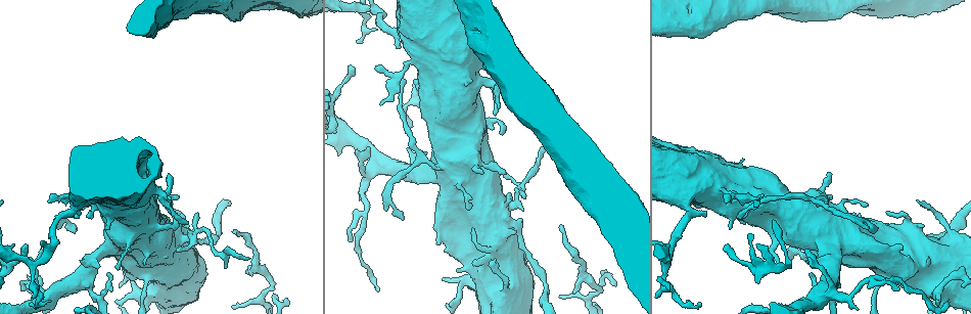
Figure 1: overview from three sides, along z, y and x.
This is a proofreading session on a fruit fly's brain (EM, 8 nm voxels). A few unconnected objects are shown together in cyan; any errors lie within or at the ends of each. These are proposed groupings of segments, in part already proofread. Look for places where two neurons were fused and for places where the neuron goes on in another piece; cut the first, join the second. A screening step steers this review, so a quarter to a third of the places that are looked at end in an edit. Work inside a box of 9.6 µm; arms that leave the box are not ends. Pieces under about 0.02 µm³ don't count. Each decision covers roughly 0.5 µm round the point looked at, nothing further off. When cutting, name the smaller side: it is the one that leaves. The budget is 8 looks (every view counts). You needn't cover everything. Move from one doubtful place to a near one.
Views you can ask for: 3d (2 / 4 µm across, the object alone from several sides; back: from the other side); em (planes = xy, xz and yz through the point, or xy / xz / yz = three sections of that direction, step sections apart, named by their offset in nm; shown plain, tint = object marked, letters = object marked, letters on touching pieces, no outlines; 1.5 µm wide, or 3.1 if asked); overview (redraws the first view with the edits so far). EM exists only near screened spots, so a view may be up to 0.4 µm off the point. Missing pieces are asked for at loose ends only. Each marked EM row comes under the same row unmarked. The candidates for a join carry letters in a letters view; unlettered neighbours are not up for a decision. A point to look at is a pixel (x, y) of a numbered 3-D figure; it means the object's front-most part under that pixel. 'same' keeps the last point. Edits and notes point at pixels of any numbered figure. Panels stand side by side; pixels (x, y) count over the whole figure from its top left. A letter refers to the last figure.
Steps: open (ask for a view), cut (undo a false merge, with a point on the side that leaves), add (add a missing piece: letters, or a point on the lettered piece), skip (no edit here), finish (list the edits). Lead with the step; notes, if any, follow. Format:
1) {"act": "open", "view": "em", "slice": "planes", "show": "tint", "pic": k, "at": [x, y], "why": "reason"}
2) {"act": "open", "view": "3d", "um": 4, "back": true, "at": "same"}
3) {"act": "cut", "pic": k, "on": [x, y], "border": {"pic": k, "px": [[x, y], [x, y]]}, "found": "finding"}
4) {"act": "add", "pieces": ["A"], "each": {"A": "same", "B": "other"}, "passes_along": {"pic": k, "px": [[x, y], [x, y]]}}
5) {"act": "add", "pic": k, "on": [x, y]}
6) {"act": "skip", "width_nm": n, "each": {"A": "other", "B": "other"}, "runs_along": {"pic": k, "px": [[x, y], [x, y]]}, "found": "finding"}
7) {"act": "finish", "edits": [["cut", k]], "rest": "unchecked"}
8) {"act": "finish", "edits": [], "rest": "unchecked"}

{"act": "open", "view": "em", "slice": "yz", "step": 8, "show": "letters", "pic": 1, "at": [457, 272], "why": "thick end"}

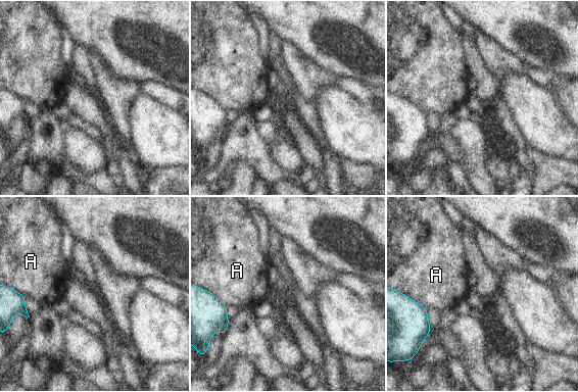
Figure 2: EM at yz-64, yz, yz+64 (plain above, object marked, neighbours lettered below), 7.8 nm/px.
{"act": "open", "view": "em", "slice": "planes", "show": "letters", "at": "same"}

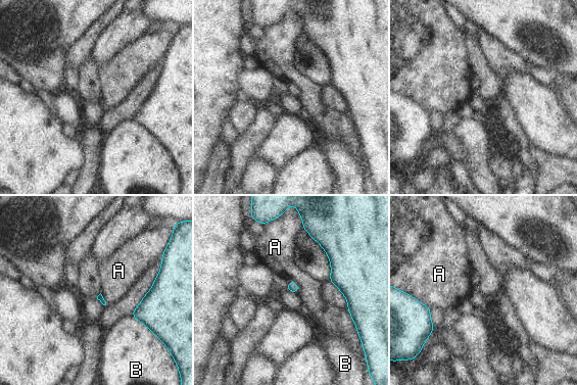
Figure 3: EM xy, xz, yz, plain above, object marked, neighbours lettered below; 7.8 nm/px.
{"act": "skip", "each": {"A": "other", "B": "other"}, "border": {"pic": 3, "px": [[346, 309], [355, 324]]}, "found": "no lettered piece goes on from it"}

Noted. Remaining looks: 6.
{"act": "open", "view": "3d", "um": 2, "pic": 1, "at": [400, 48], "why": "stops while still wide"}

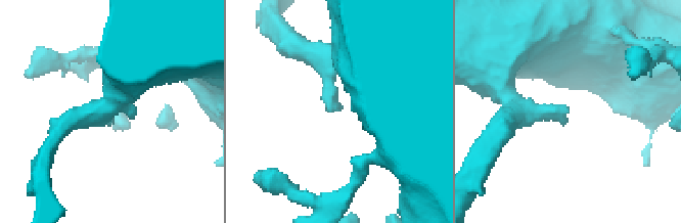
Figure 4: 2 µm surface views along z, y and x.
{"act": "open", "view": "em", "slice": "xy", "step": 4, "show": "letters", "pic": 4, "at": [112, 121], "arm_widths_nm": [200, 440], "why": "now the EM"}

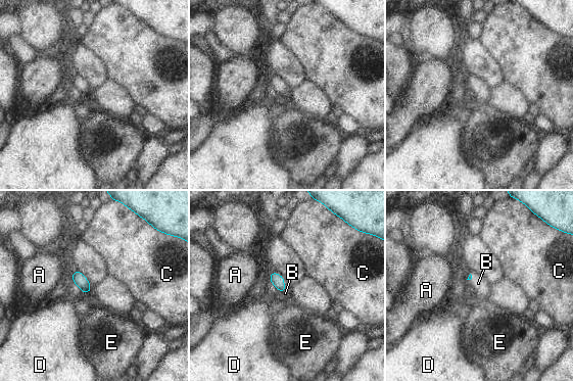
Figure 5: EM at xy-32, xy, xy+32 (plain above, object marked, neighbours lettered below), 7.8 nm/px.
{"act": "open", "view": "em", "slice": "planes", "show": "letters", "at": "same", "why": "cut it another way"}

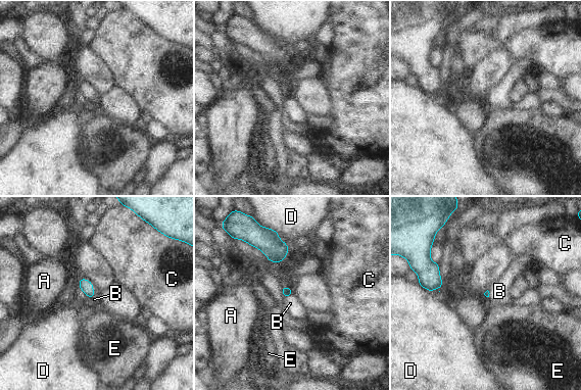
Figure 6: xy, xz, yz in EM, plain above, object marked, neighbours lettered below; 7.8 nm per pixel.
{"act": "add", "pic": 6, "on": [94, 299], "each": {"A": "other", "B": "same", "C": "other", "D": "other", "E": "other"}, "found": "the neuron continues"}

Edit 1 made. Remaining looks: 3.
{"act": "open", "view": "overview", "why": "redraw"}

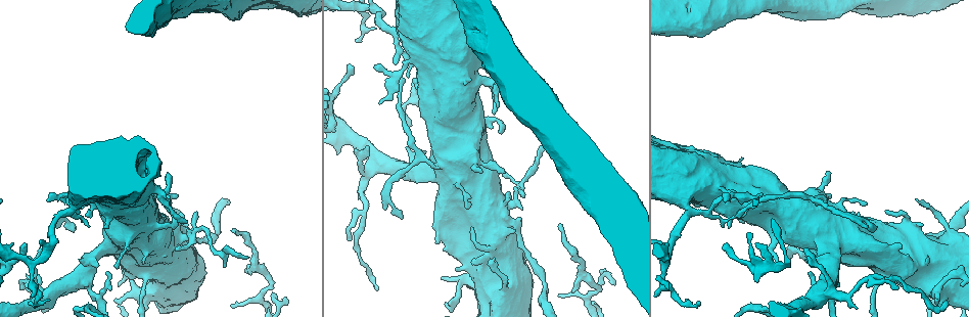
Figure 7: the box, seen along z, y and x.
{"act": "open", "view": "em", "slice": "planes", "show": "letters", "pic": 7, "at": [866, 205], "why": "thin end"}

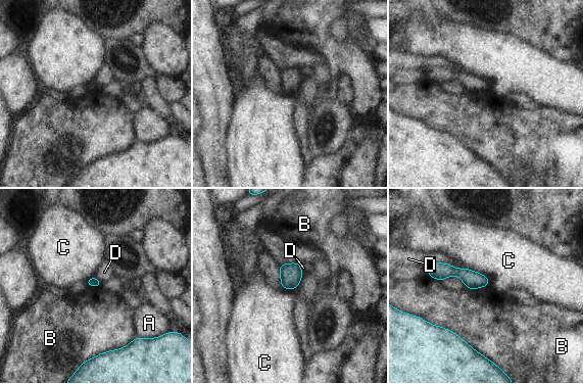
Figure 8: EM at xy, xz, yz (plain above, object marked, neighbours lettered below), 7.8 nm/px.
{"act": "skip", "longest_contact_nm": ["B", 550], "each": {"A": "other", "B": "other", "C": "other", "D": "other"}, "border": {"pic": 8, "px": [[424, 319], [451, 330], [485, 356]]}, "found": "no lettered piece goes on from it"}

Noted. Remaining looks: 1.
{"act": "finish", "edits": [["add", 6]], "rest": "unchecked"}

